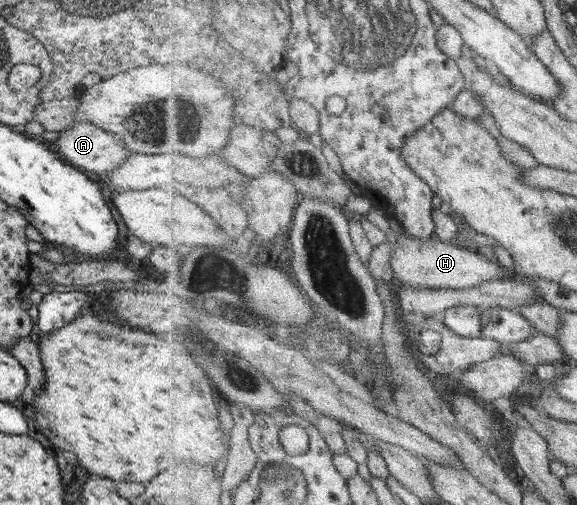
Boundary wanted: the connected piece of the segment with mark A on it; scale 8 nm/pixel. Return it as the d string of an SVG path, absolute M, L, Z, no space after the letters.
M75 122L69 128L59 132L59 139L54 141L55 150L58 156L70 166L99 175L106 174L121 164L128 155L134 154L127 152L127 148L122 145L119 137L106 130L101 130L98 126L91 123Z

